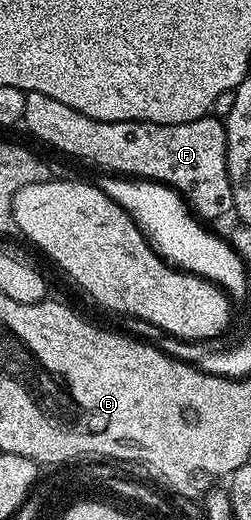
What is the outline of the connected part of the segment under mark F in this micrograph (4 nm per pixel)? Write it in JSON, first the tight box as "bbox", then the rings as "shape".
{"bbox":[22,92,234,222],"shape":[[[28,92],[24,102],[22,124],[36,139],[43,140],[48,147],[55,148],[66,156],[75,156],[78,160],[91,160],[96,167],[107,168],[104,170],[110,174],[152,180],[174,189],[189,204],[194,216],[202,222],[218,220],[234,207],[226,161],[226,125],[214,114],[179,124],[153,124],[143,120],[104,122],[80,114],[80,110],[72,110],[72,106],[64,106],[64,102],[48,98],[48,94]]]}

